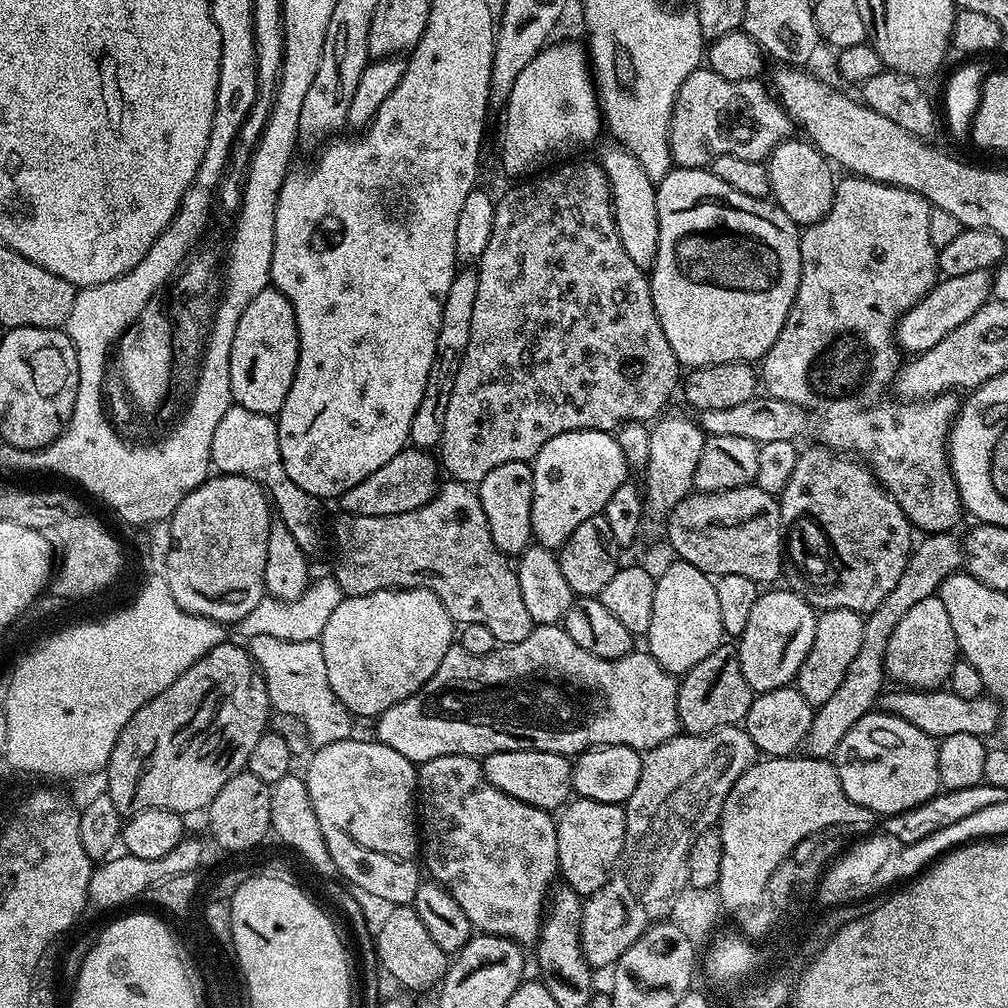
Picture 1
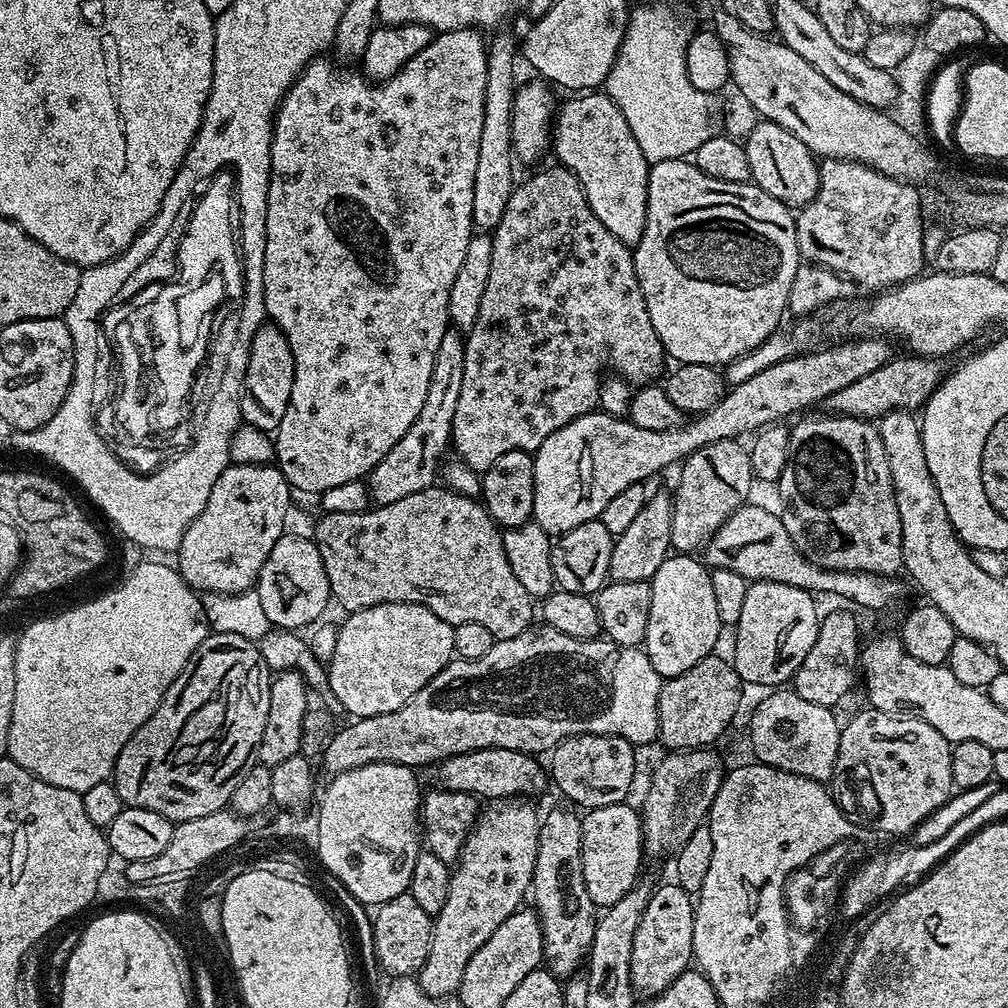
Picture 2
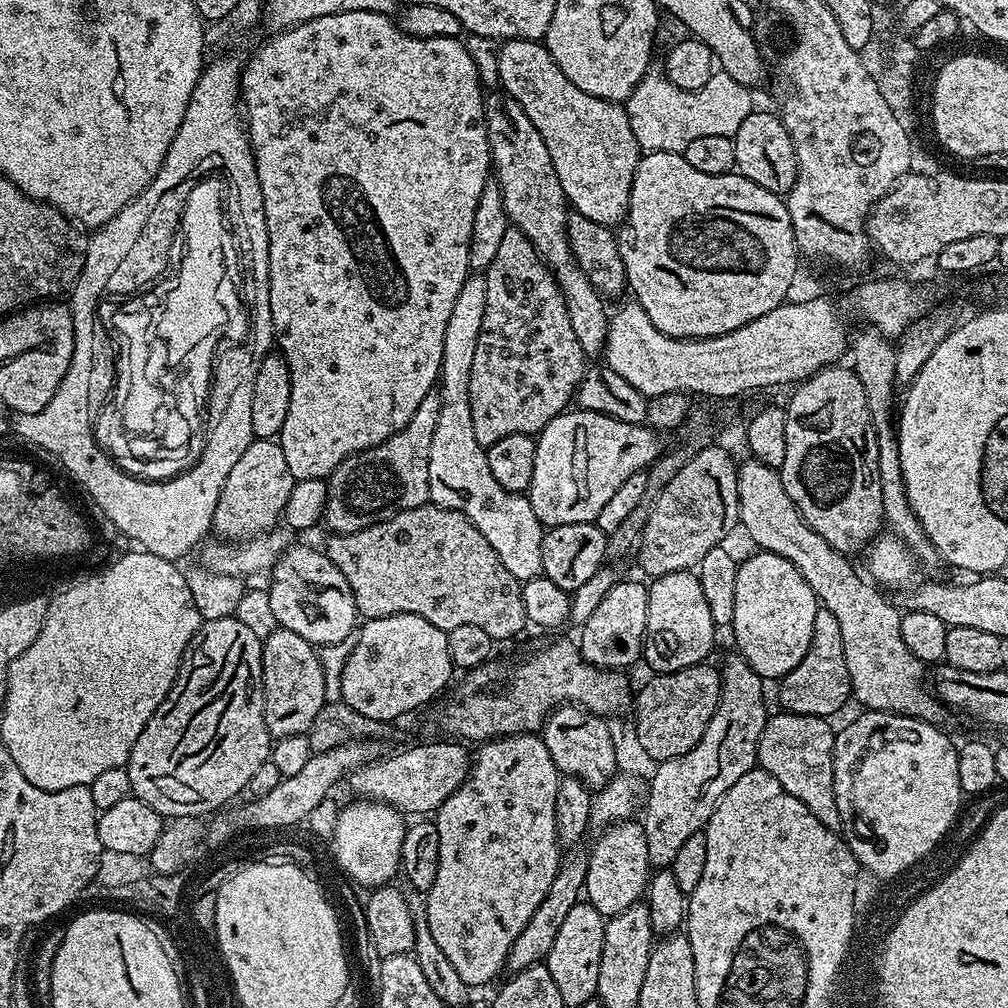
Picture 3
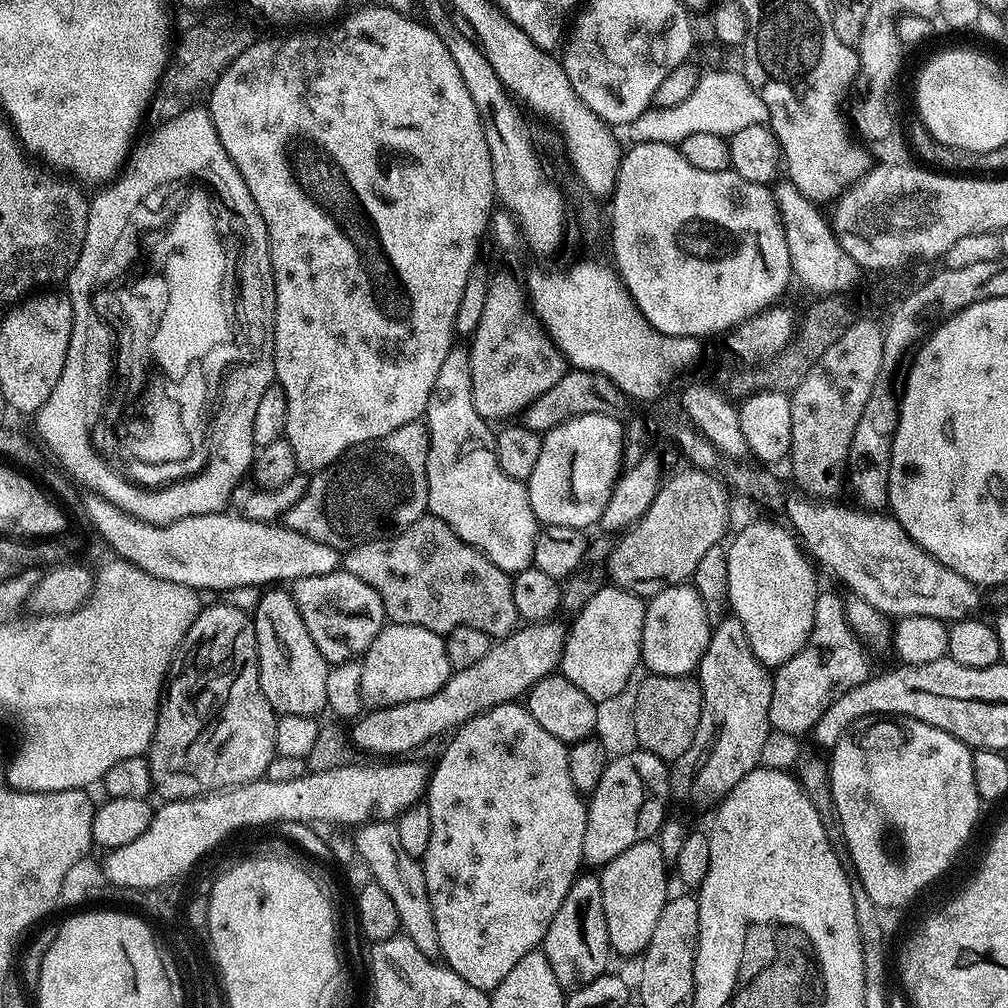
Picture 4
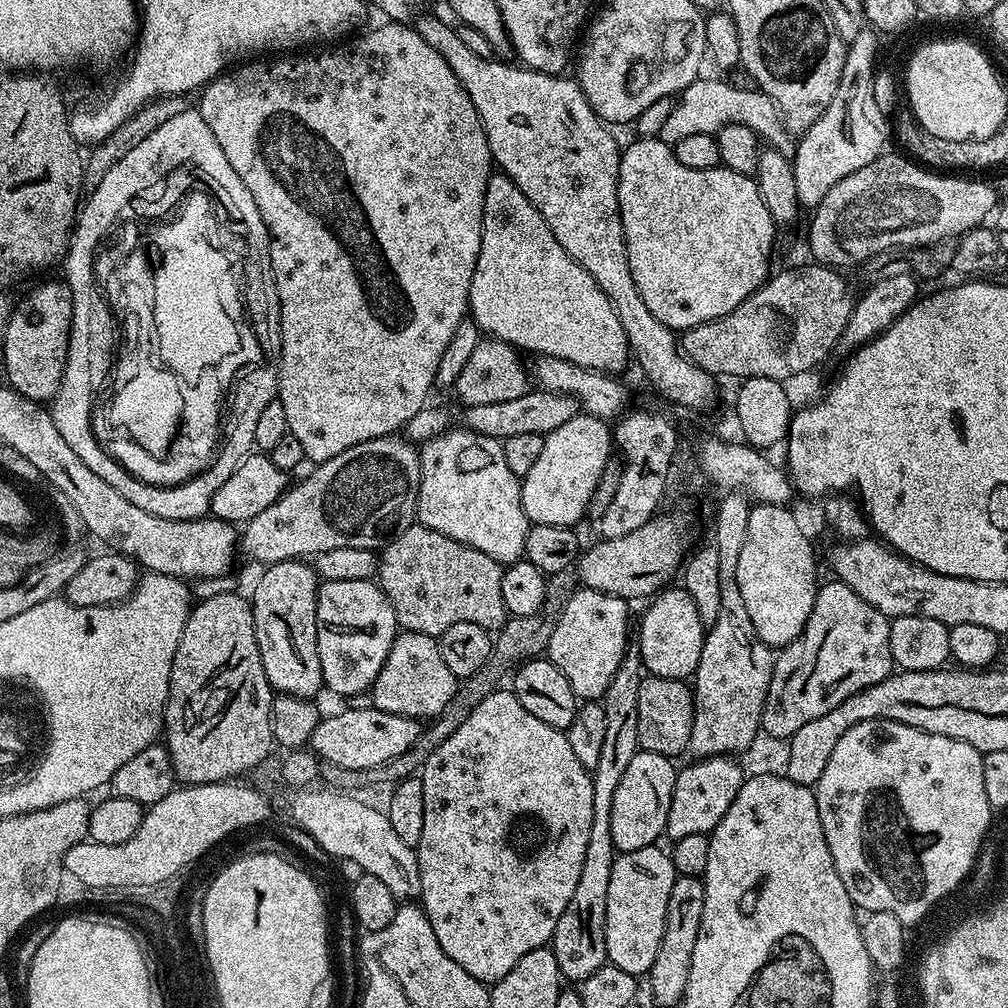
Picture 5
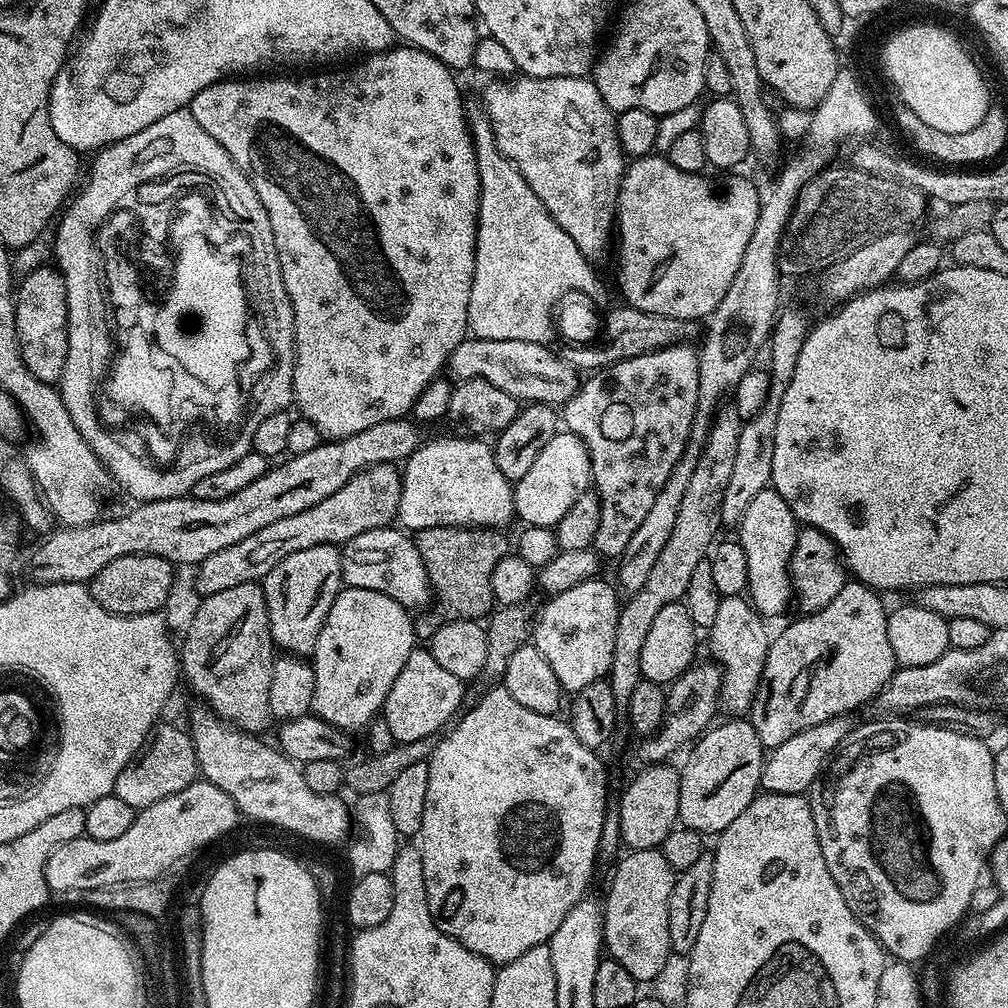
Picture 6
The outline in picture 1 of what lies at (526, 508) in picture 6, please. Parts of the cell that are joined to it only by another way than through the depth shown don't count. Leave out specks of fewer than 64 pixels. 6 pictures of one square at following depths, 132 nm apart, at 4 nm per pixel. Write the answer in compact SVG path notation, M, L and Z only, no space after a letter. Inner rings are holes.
M974 270L971 274L937 279L934 287L897 322L894 333L897 345L908 354L919 354L938 346L938 342L942 342L950 330L958 330L966 318L978 314L978 310L988 303L991 296L992 272L989 270ZM578 429L576 432L558 434L550 438L538 450L535 459L531 461L534 474L534 502L532 503L532 535L535 543L544 548L559 550L586 522L586 518L603 513L606 502L610 502L610 494L618 490L629 479L626 455L619 446L617 437L611 431L599 432L598 429Z

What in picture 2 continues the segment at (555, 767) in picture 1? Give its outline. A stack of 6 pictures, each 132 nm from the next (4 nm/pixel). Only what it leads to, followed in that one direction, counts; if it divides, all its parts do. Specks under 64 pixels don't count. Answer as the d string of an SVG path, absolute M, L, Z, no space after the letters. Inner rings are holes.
M483 748L466 754L451 756L449 760L441 760L435 765L435 783L452 792L465 792L484 802L504 802L509 798L532 798L544 787L549 787L550 776L539 764L535 755L506 750L505 748Z

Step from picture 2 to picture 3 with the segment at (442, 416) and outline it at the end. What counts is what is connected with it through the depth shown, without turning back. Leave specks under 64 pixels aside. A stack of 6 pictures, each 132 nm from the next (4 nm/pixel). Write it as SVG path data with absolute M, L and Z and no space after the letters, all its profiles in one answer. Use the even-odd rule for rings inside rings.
M434 390L430 394L426 394L426 398L422 398L422 406L418 406L414 418L410 418L410 422L406 422L406 426L402 430L398 430L398 434L386 438L386 442L382 442L378 446L367 448L359 456L347 456L331 476L327 477L327 511L329 513L337 512L340 515L340 520L336 520L332 524L333 533L357 532L369 524L386 522L402 510L414 510L418 506L429 503L430 442L434 439L434 429L438 427L439 413L440 394L439 391Z

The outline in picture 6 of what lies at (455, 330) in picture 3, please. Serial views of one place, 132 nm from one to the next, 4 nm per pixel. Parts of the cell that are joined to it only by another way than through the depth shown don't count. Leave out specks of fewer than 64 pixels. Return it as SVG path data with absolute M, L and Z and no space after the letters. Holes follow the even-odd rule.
M444 436L423 445L409 460L403 461L402 494L396 511L401 529L415 534L427 528L503 529L516 516L513 481L498 470L491 443Z

